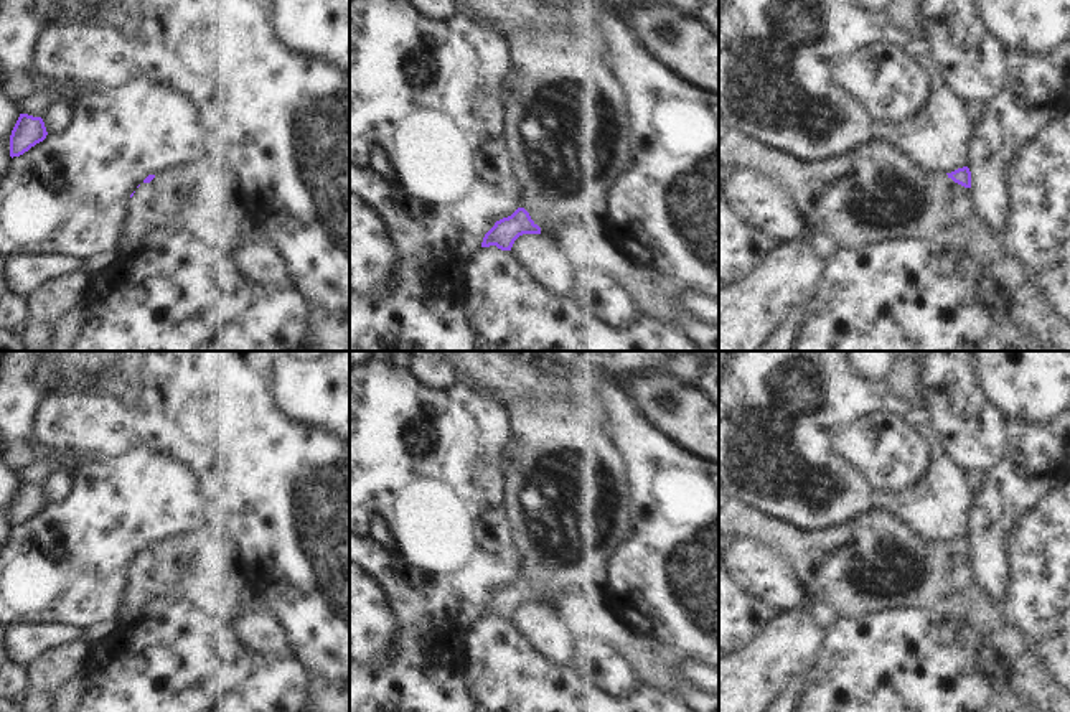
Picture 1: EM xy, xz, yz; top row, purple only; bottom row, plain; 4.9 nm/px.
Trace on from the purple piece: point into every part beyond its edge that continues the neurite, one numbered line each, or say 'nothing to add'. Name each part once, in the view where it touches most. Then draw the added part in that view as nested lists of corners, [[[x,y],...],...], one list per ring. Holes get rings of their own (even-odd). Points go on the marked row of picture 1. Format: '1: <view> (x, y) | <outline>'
1: xz (567, 129) | [[[533,25],[506,36],[511,54],[508,97],[504,101],[503,134],[511,157],[511,170],[523,191],[523,208],[534,224],[570,222],[598,218],[610,211],[608,194],[636,160],[630,94],[598,46],[582,46],[577,33],[566,25],[539,30]]]

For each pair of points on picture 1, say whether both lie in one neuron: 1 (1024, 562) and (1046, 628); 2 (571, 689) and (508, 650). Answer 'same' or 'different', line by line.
1: same
2: same

